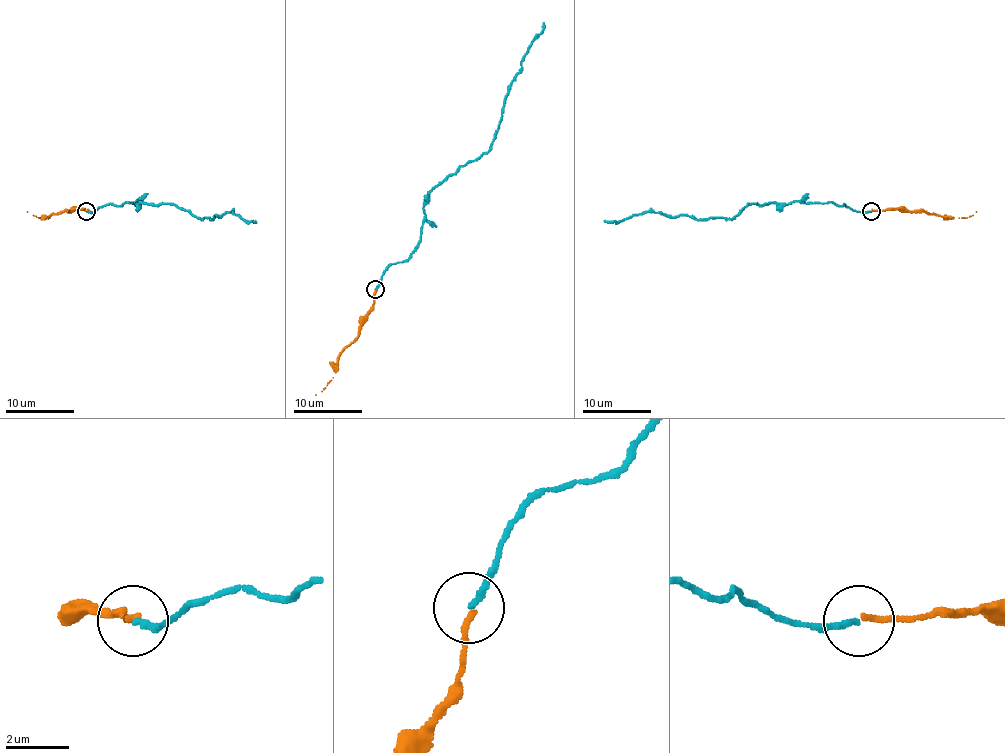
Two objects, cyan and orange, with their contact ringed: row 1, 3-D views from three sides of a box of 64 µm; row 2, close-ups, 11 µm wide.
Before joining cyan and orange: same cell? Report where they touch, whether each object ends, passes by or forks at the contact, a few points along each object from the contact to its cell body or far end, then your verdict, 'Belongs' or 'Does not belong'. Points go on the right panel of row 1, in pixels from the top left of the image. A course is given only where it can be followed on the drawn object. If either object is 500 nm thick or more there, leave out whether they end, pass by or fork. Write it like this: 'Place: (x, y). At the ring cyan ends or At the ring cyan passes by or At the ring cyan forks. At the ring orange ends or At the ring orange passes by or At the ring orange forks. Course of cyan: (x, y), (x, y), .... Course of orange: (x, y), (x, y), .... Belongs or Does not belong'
Place: (871, 211). At the ring cyan ends. At the ring orange ends. Course of cyan: (871, 210), (856, 212), (844, 203), (749, 203), (730, 219), (668, 217), (660, 212), (642, 212), (604, 222). Course of orange: (871, 210), (902, 209), (959, 217), (970, 217), (976, 212). Belongs

